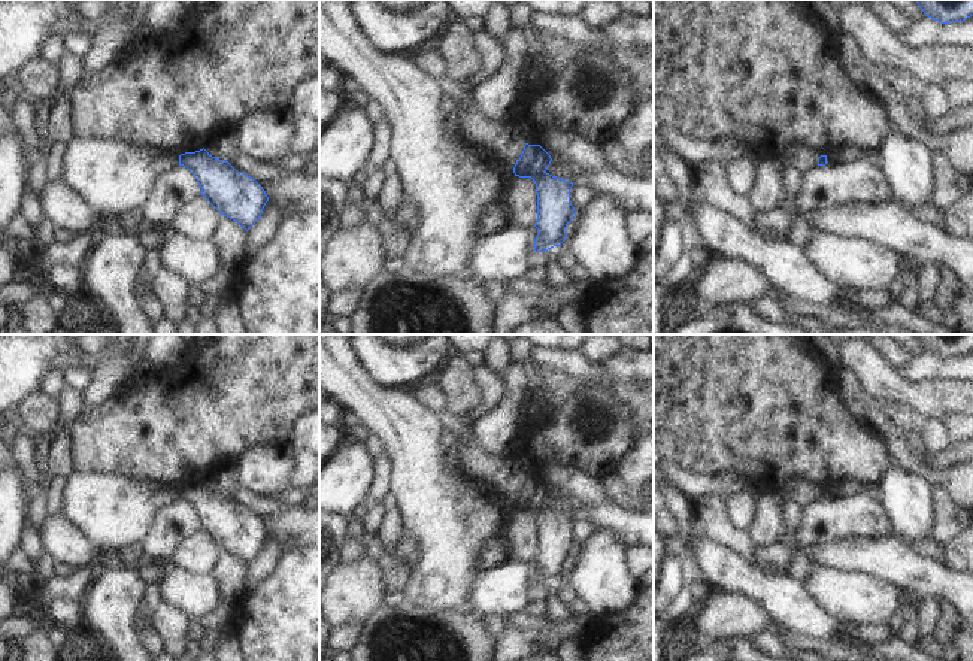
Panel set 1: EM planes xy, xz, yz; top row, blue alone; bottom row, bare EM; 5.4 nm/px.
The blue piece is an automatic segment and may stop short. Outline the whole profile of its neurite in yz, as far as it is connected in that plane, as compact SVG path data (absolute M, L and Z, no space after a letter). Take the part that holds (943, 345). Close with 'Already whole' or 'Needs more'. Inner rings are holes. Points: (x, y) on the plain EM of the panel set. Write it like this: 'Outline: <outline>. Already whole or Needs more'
Outline: M915 334L924 349L942 358L963 357L973 351L973 334Z. Already whole

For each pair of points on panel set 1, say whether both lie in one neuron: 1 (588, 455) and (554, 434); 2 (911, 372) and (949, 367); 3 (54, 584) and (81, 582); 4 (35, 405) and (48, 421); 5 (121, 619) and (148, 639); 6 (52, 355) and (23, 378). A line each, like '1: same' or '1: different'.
1: same
2: same
3: same
4: same
5: different
6: same

